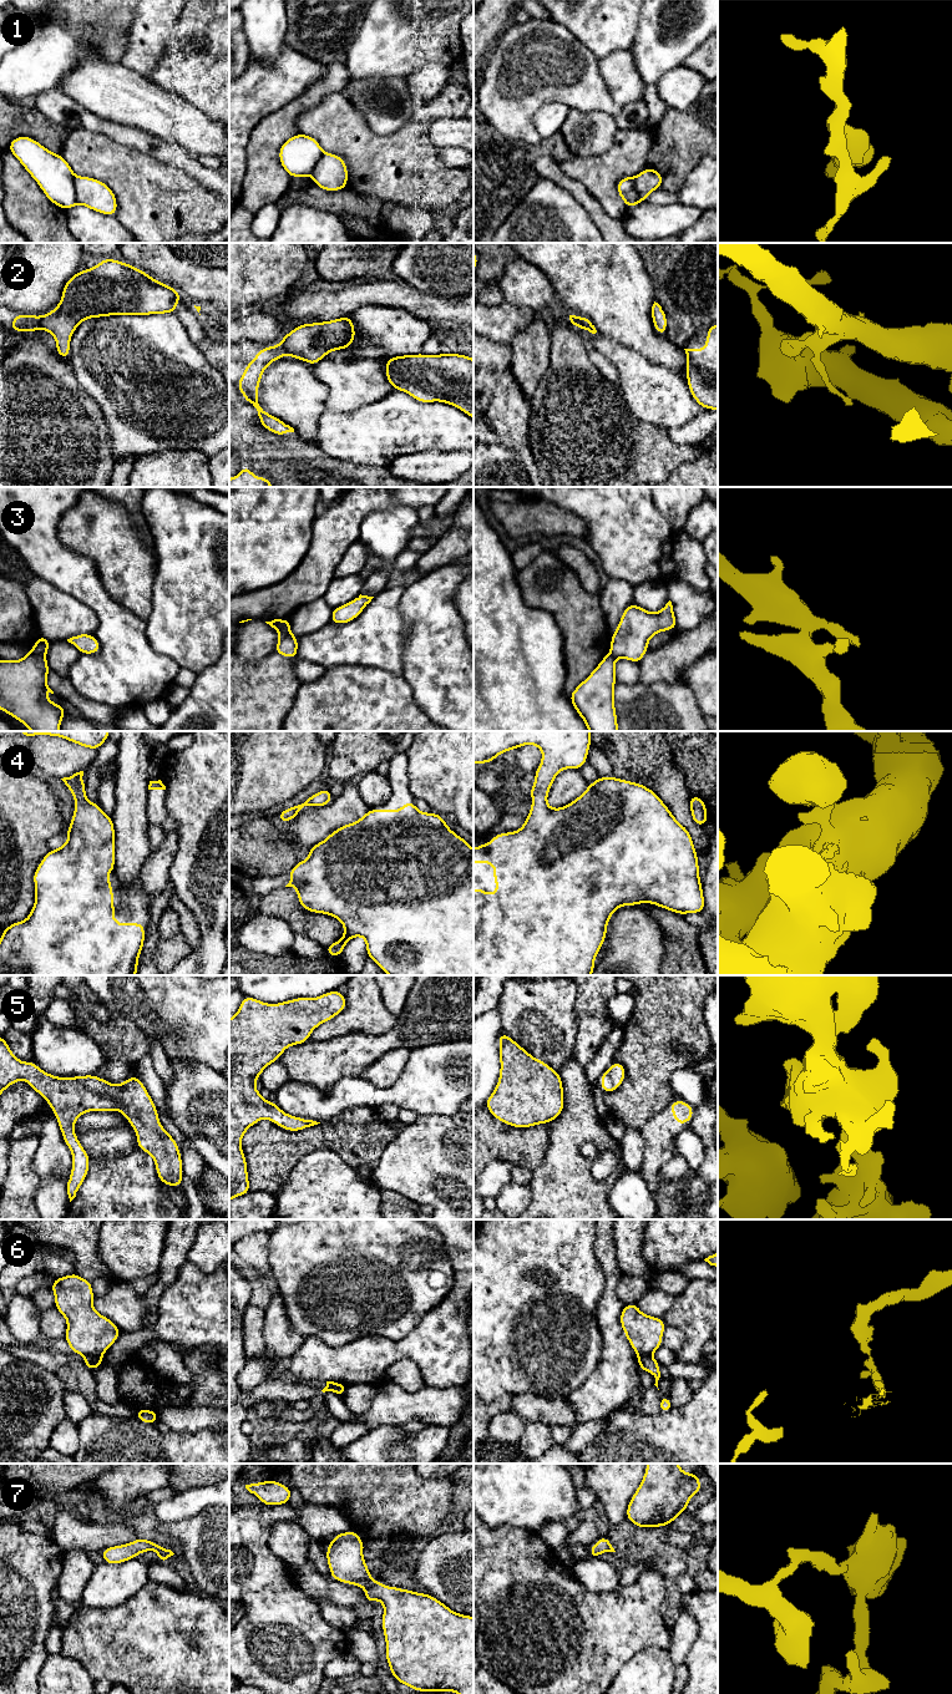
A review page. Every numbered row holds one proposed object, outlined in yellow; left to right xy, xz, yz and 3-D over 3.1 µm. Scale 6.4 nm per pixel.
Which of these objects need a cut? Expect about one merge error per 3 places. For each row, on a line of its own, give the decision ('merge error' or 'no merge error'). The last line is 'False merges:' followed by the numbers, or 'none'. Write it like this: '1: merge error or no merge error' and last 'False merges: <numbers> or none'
1: merge error
2: merge error
3: merge error
4: no merge error
5: no merge error
6: merge error
7: no merge error
False merges: 1, 2, 3, 6

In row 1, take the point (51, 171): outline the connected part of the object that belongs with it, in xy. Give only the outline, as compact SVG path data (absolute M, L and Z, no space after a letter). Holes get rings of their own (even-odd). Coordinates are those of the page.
M20 136L7 148L36 181L46 198L66 211L77 204L75 174L69 162L37 141Z

